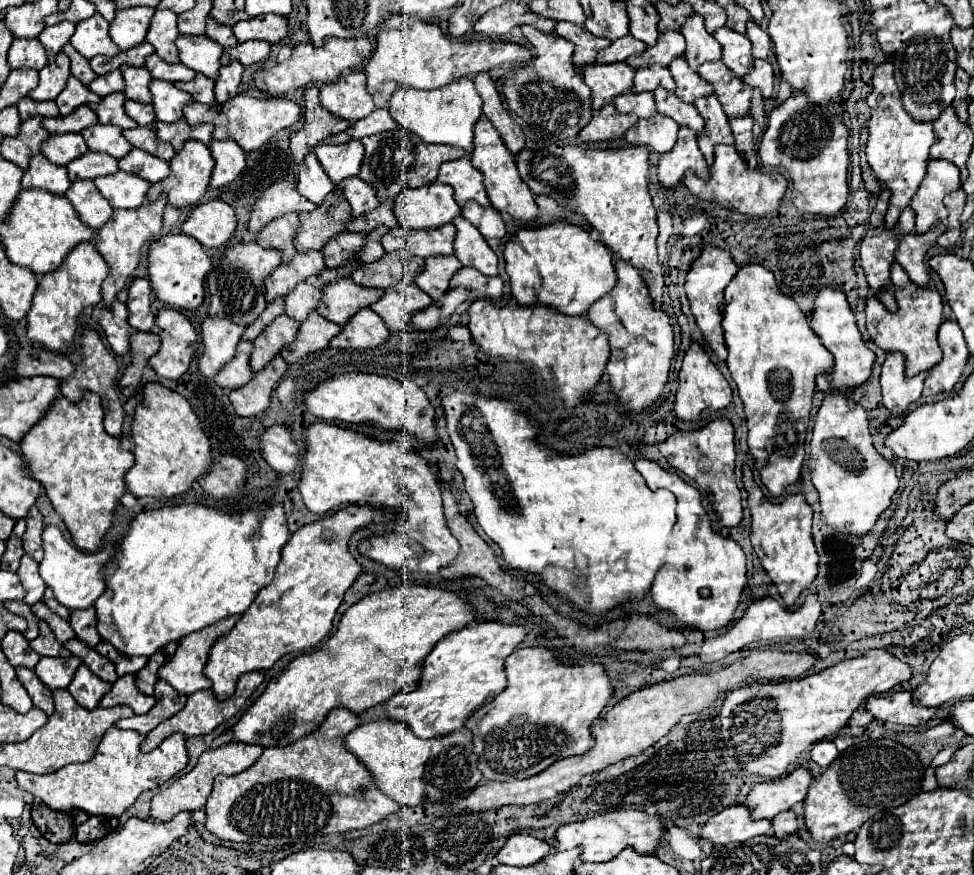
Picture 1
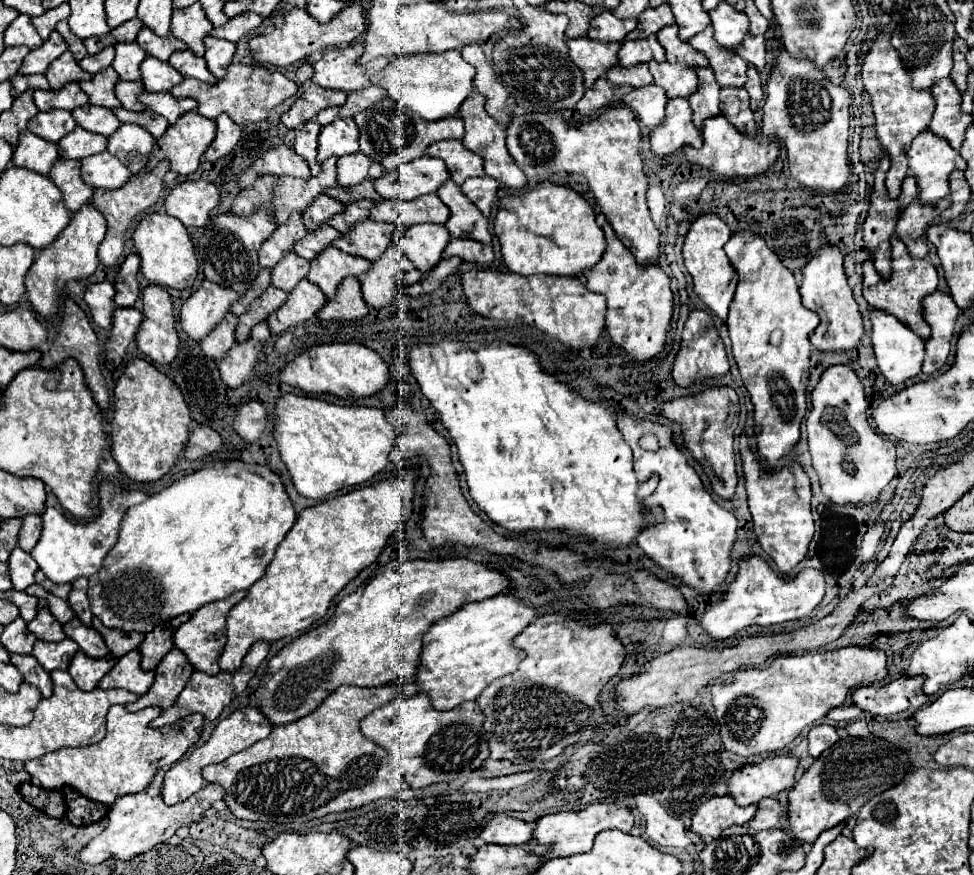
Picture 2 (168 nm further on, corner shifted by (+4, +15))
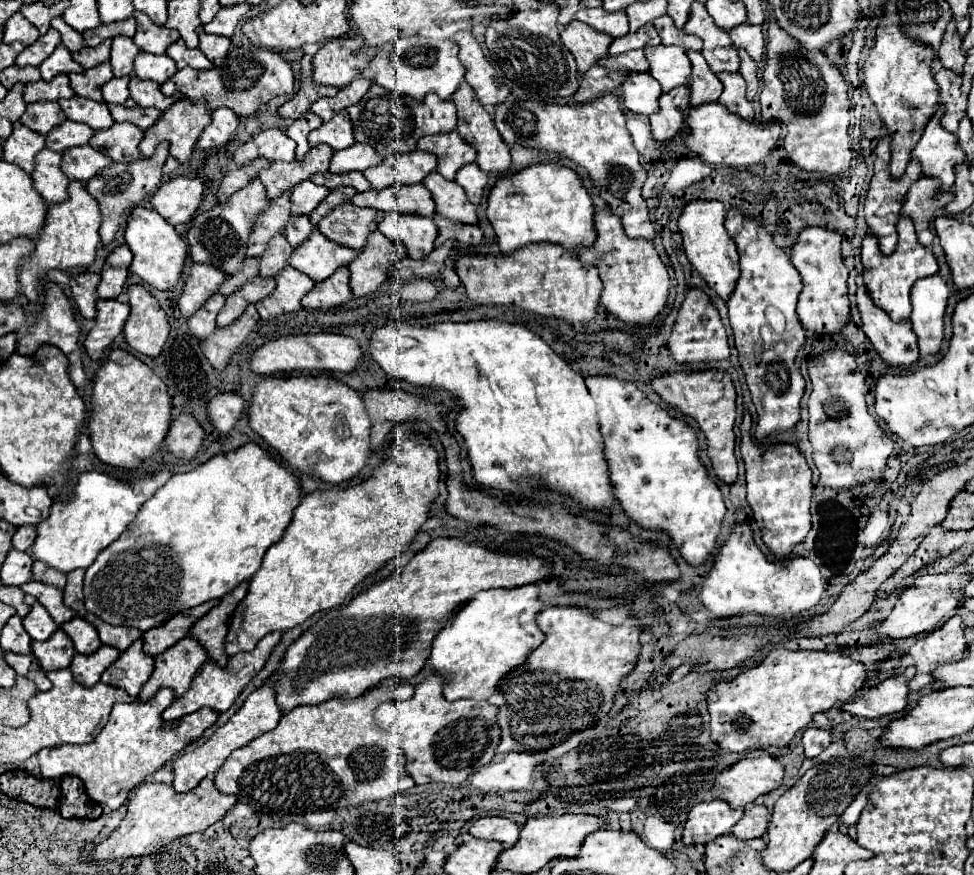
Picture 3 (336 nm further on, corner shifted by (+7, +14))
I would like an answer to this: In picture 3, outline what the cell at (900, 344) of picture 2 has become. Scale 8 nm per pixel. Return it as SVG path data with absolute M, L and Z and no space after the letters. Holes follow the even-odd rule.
M860 283L856 291L862 329L872 341L878 355L900 369L908 369L918 359L918 341L910 321L892 321L886 311L874 305L868 289Z

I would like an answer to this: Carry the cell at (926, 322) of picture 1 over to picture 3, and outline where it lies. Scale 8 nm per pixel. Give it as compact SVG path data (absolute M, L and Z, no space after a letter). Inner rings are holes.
M900 217L898 221L898 245L896 251L892 255L882 255L882 251L876 247L876 239L874 235L866 235L862 241L862 265L864 265L864 283L868 287L870 297L874 299L874 303L884 309L890 319L900 321L900 319L908 319L912 313L912 305L910 305L910 289L918 279L930 277L934 273L938 273L938 261L934 257L934 253L920 245L914 233L914 223L910 217Z

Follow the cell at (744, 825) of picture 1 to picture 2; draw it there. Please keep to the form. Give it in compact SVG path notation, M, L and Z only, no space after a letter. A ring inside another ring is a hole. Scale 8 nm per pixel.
M713 796L695 810L691 830L699 836L715 838L733 824L747 824L755 816L755 812L755 806L741 808L731 796Z

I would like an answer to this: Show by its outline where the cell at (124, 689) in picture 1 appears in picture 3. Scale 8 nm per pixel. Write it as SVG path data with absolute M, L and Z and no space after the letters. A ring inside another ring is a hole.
M142 639L134 641L130 649L122 651L122 655L102 673L104 683L122 687L130 697L138 697L154 669L154 657L142 651L142 643Z

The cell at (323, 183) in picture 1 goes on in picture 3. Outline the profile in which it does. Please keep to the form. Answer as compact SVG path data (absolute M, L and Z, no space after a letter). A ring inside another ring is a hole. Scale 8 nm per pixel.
M308 111L306 115L294 119L294 123L286 129L286 135L290 135L290 137L296 141L296 159L298 159L298 161L300 161L300 159L308 153L308 149L310 149L308 139L306 139L308 133L314 131L314 129L318 129L320 125L322 125L322 119L316 117L312 111Z

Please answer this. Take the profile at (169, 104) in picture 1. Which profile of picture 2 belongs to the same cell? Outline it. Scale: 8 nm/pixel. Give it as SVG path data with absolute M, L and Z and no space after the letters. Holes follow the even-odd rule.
M147 56L141 62L141 80L147 92L169 92L175 84L181 84L183 76L169 62Z

